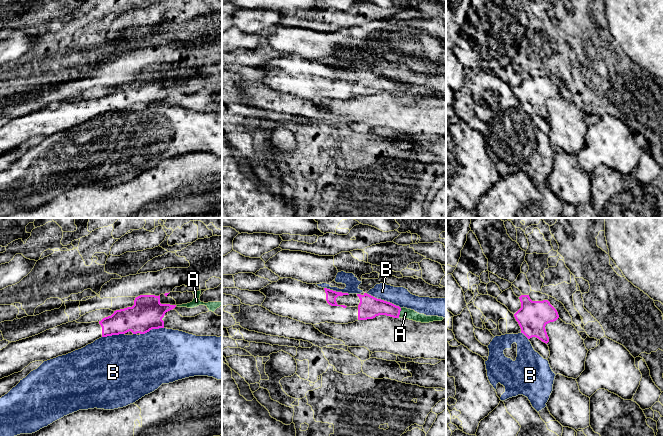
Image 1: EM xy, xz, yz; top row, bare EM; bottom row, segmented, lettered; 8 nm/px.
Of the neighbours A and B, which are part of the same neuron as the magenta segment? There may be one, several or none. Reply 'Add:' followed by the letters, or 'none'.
Add: A

